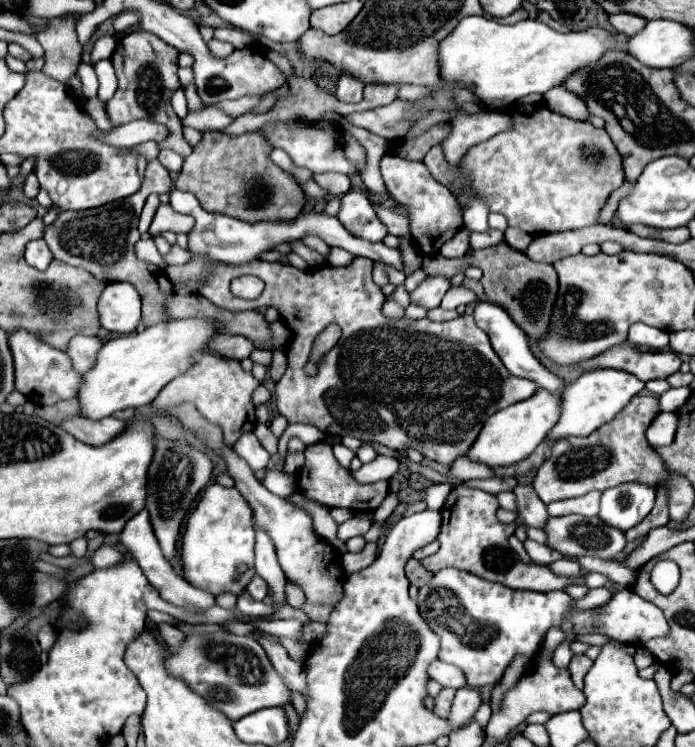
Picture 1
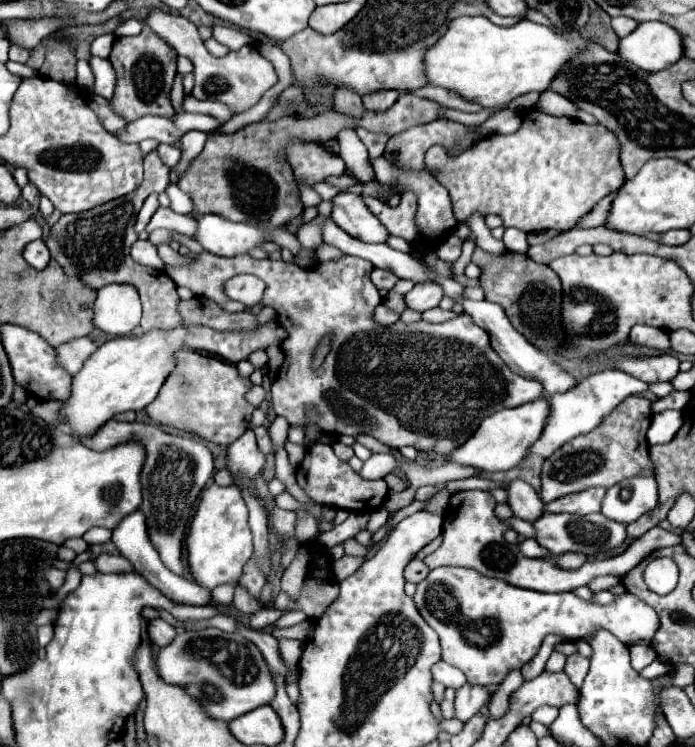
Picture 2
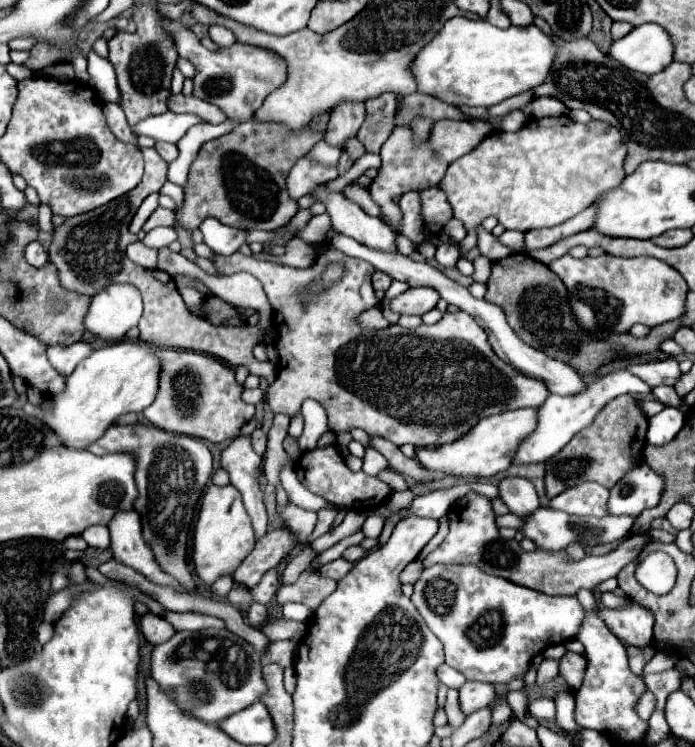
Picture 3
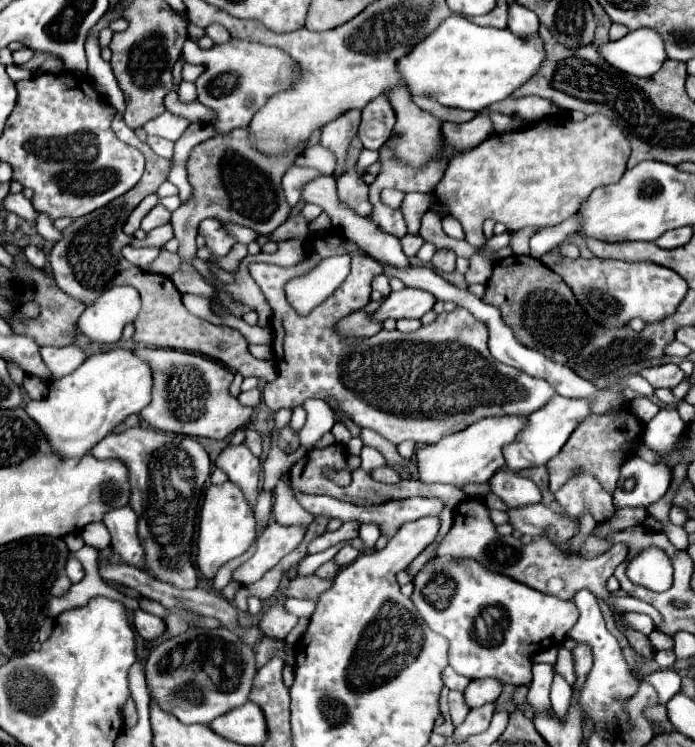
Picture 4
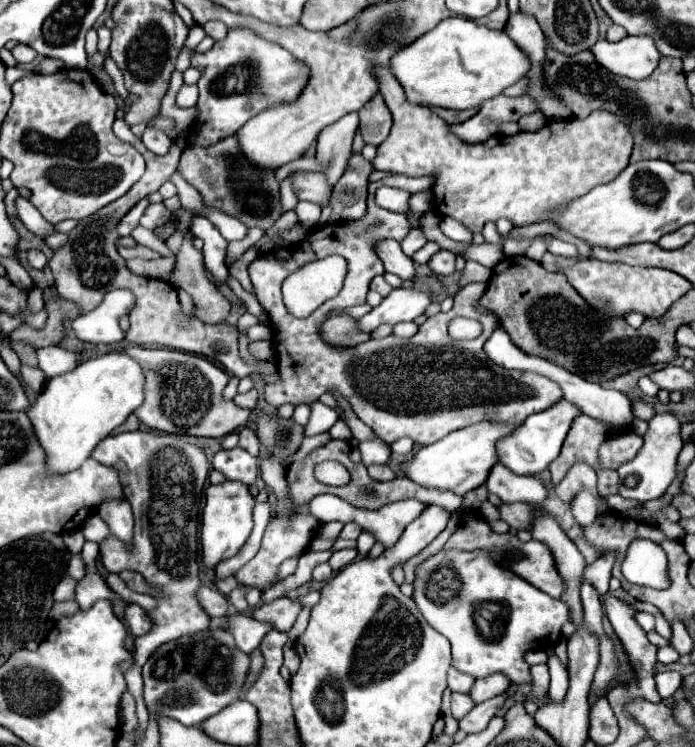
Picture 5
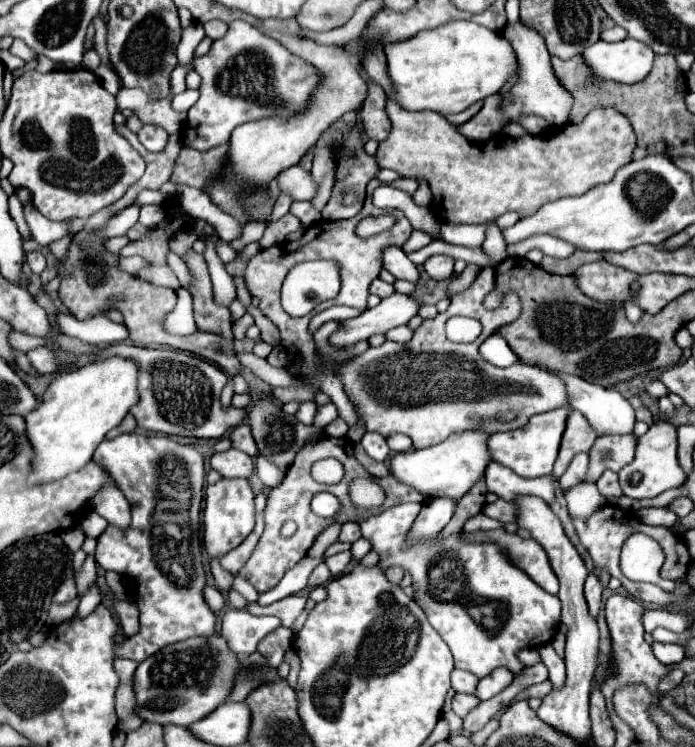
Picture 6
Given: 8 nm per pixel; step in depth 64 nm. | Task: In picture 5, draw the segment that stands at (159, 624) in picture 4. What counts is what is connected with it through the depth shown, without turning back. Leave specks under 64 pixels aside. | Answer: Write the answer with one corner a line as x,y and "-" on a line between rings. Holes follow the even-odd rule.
126,604
124,608
124,620
128,624
128,630
132,636
142,636
150,630
150,620
146,616
146,612
138,606
138,604

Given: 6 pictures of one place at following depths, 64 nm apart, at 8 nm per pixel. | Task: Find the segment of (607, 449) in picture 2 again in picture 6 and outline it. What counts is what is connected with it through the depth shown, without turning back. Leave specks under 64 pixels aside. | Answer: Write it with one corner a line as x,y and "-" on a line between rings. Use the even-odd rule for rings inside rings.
572,410
568,420
566,420
566,430
564,430
564,436
562,436
558,460
554,464
554,476
560,478
562,472
568,468
570,460
574,458
574,454
588,452
592,448
594,440
596,440
596,434
590,428
590,424
586,422
586,418
580,412
-
604,472
598,480
598,490
604,498
620,498
622,490
618,484
618,474
616,472

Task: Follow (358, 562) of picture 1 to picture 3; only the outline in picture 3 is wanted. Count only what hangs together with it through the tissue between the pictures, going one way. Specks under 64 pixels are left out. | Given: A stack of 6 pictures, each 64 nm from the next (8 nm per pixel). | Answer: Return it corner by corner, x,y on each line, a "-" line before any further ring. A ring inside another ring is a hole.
338,558
338,560
334,560
334,562
328,562
328,564
324,564
318,572
322,574
322,576
326,576
326,578
334,578
334,580
340,580
348,570
352,568
352,562
346,562
346,560
342,560
342,558

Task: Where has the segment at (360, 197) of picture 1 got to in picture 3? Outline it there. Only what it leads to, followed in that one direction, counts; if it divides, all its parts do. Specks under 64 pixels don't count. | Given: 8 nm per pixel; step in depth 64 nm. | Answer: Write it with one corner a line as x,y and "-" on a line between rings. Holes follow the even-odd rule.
318,184
310,196
316,202
322,202
326,206
326,212
332,218
332,228
344,236
354,238
356,242
376,248
382,252
396,254
396,232
392,232
390,226
386,226
380,218
372,218
360,210
360,206
346,200
340,192
328,190
324,184

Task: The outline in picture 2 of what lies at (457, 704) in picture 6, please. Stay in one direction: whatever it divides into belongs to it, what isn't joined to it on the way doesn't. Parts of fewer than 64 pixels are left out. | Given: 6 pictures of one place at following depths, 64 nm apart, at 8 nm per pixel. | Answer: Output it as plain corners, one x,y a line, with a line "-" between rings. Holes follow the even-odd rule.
446,688
444,702
440,704
440,708
442,708
442,716
444,716
444,718
454,718
454,696
456,696
456,690

